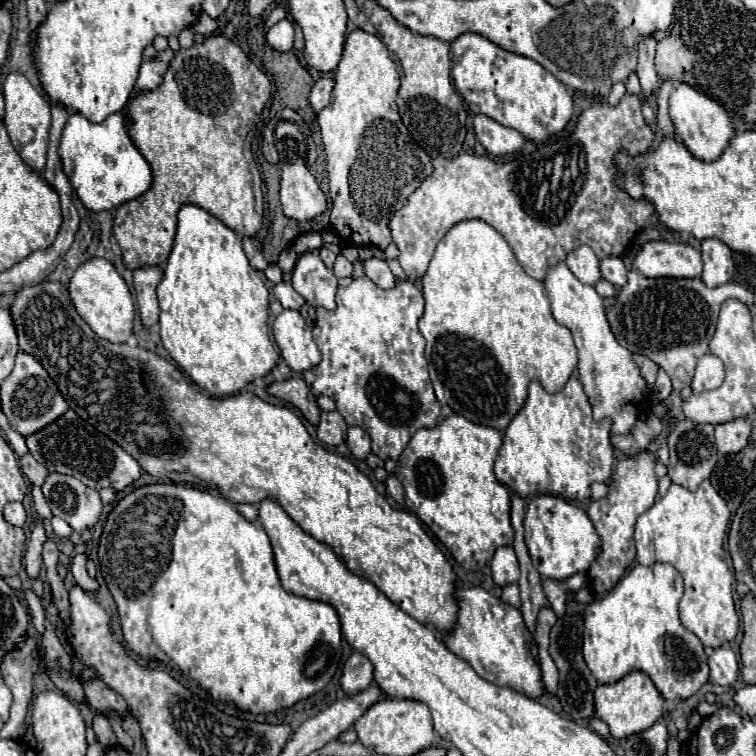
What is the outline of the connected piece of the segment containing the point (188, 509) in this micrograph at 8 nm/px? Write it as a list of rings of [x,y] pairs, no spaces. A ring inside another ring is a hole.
[[[154,483],[154,485],[134,489],[132,493],[124,495],[118,501],[118,505],[108,513],[108,519],[104,523],[104,531],[102,531],[102,537],[100,537],[100,545],[98,545],[98,561],[100,561],[102,577],[108,585],[108,591],[112,593],[114,603],[118,607],[120,627],[122,627],[124,641],[126,641],[128,649],[138,653],[138,645],[148,645],[148,641],[152,641],[174,663],[174,665],[165,666],[165,671],[201,700],[214,701],[220,704],[219,706],[215,705],[215,707],[229,716],[252,721],[250,715],[253,717],[259,715],[253,713],[267,714],[270,711],[278,711],[278,709],[288,709],[296,701],[308,699],[312,693],[318,693],[320,689],[324,689],[338,669],[340,655],[342,655],[340,653],[342,651],[342,633],[340,633],[340,621],[338,621],[334,607],[328,605],[328,603],[322,603],[322,601],[312,601],[312,599],[306,599],[306,597],[286,593],[282,589],[278,573],[276,573],[274,553],[272,553],[272,545],[270,545],[266,531],[260,525],[244,519],[236,511],[234,503],[230,503],[224,497],[216,497],[208,491],[200,491],[200,489],[176,485],[176,483]],[[210,649],[212,649],[214,661],[210,663],[210,657],[204,657],[204,661],[198,663],[198,655],[210,655]]]

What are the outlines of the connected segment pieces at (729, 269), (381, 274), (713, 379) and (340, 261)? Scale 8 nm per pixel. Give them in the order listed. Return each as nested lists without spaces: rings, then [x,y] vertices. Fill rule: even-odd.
[[[704,239],[702,241],[702,259],[704,259],[704,273],[702,281],[708,287],[718,287],[730,281],[734,273],[732,251],[720,239]]]
[[[376,257],[366,259],[364,261],[364,271],[382,289],[390,289],[390,287],[396,285],[396,279],[394,279],[394,275],[392,275],[392,271],[390,271],[390,267],[384,259],[376,259]]]
[[[706,353],[696,365],[696,373],[692,377],[692,393],[702,393],[702,391],[720,387],[724,381],[724,375],[726,373],[724,373],[722,361],[716,355]]]
[[[338,255],[332,271],[336,277],[352,277],[352,263],[344,255]]]

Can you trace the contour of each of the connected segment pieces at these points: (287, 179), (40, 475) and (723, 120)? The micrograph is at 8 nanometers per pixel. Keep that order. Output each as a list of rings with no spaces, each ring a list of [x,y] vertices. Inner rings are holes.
[[[304,161],[282,163],[282,181],[280,181],[280,201],[284,215],[296,221],[310,221],[324,213],[324,193],[320,185],[306,169]]]
[[[26,453],[26,455],[20,457],[20,467],[22,467],[22,473],[30,479],[32,485],[42,485],[44,479],[46,479],[46,475],[48,475],[46,467],[40,465],[30,453]]]
[[[676,83],[676,89],[670,95],[670,117],[676,129],[676,137],[700,161],[714,161],[714,157],[720,157],[722,149],[726,149],[726,145],[730,143],[730,137],[734,137],[736,133],[728,113],[716,101],[712,101],[710,97],[692,89],[686,83]]]

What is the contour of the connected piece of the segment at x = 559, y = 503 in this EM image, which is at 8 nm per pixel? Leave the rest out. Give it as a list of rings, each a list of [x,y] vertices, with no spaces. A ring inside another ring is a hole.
[[[536,495],[528,501],[524,515],[524,539],[540,577],[552,581],[564,581],[576,573],[586,573],[600,549],[600,537],[586,511],[554,495]]]

